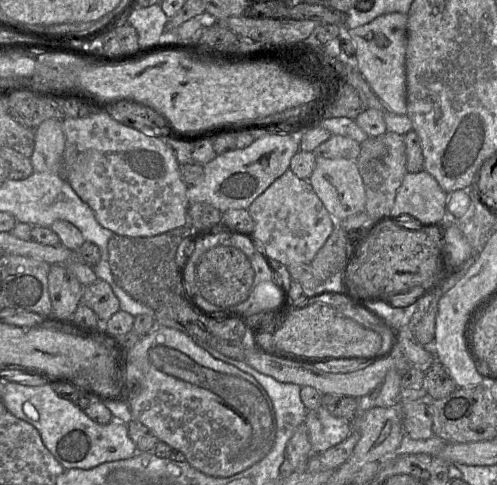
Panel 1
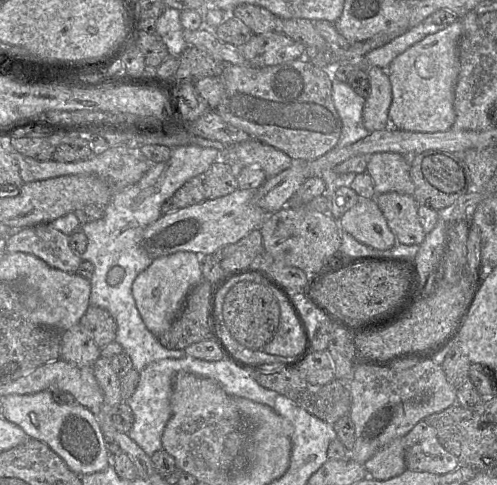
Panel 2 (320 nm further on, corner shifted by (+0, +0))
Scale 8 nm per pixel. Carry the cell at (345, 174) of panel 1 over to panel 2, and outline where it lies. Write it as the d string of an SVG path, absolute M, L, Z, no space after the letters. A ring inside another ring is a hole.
M359 196L358 202L339 219L341 228L359 242L378 250L391 249L396 237L375 200Z

